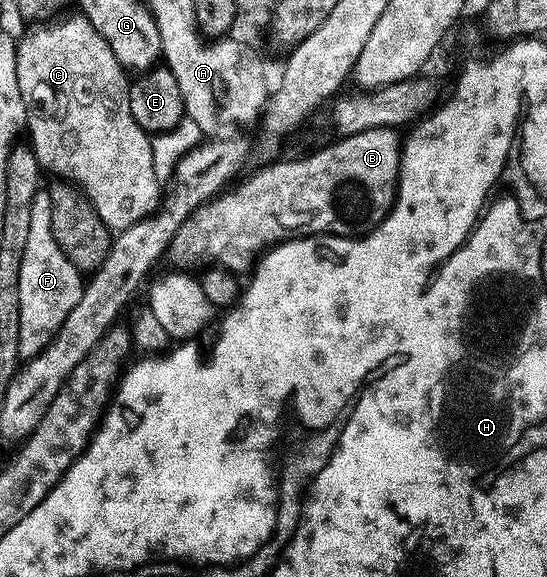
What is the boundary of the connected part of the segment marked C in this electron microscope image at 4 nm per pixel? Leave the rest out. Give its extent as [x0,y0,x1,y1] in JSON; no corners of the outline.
[16,16,162,231]

